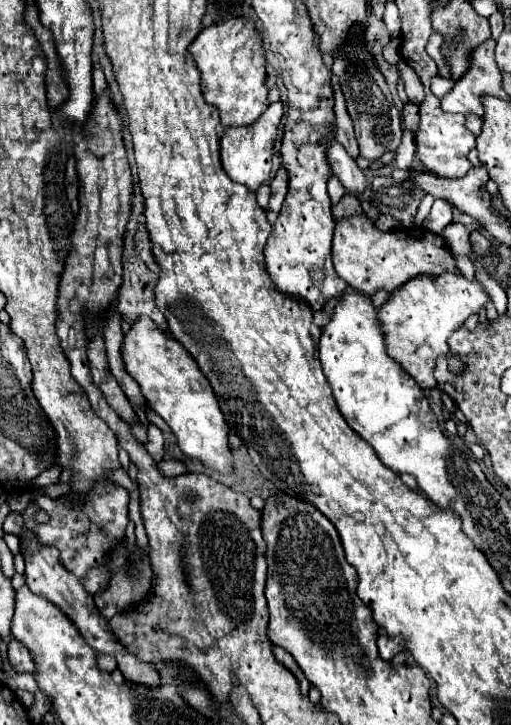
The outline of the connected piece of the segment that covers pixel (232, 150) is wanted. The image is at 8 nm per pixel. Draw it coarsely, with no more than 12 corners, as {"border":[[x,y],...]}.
{"border":[[283,103],[225,127],[225,173],[257,191],[269,179]]}

